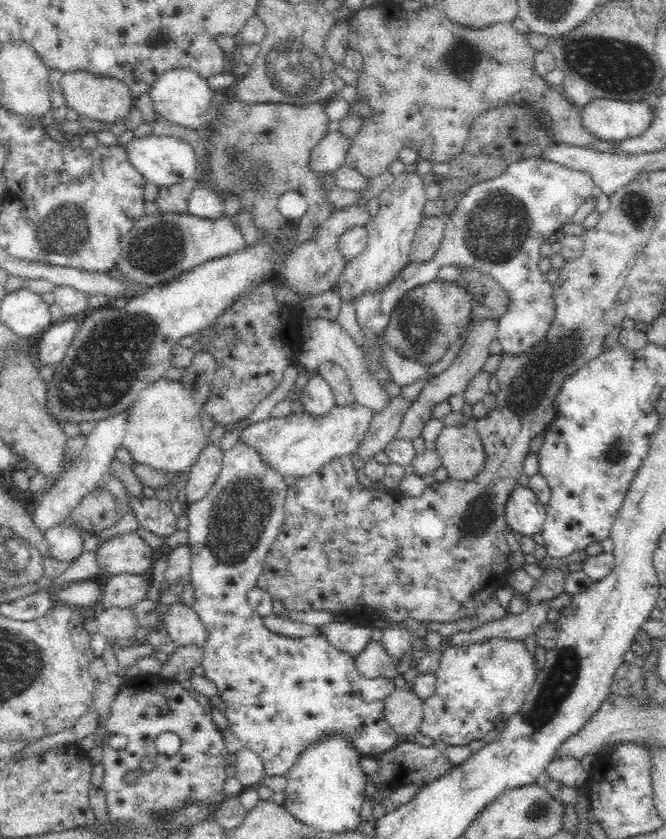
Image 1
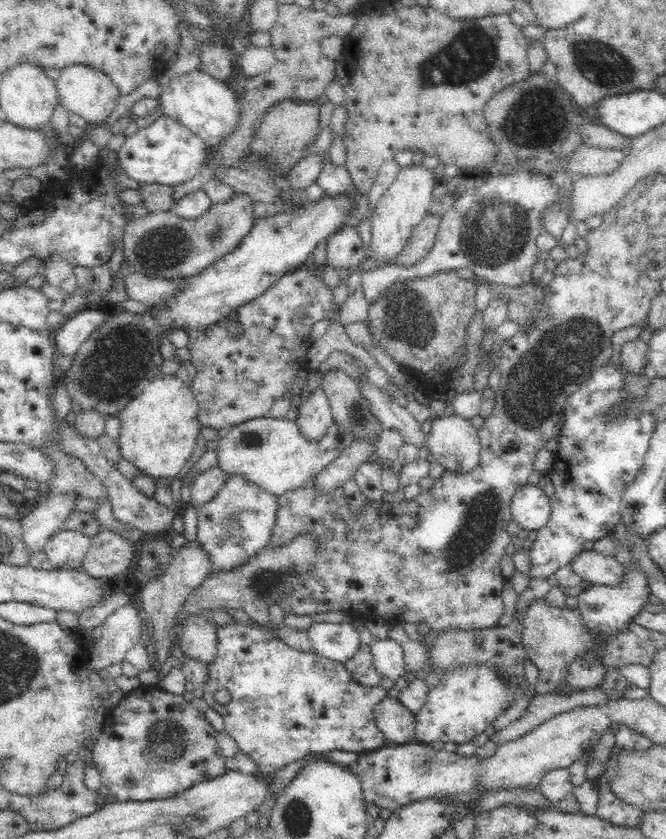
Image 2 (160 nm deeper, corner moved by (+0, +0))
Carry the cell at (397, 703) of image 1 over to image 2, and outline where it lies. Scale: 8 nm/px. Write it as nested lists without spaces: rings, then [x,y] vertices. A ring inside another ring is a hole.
[[[385,698],[373,708],[374,722],[389,744],[410,743],[415,738],[414,713],[408,712],[396,698]]]

